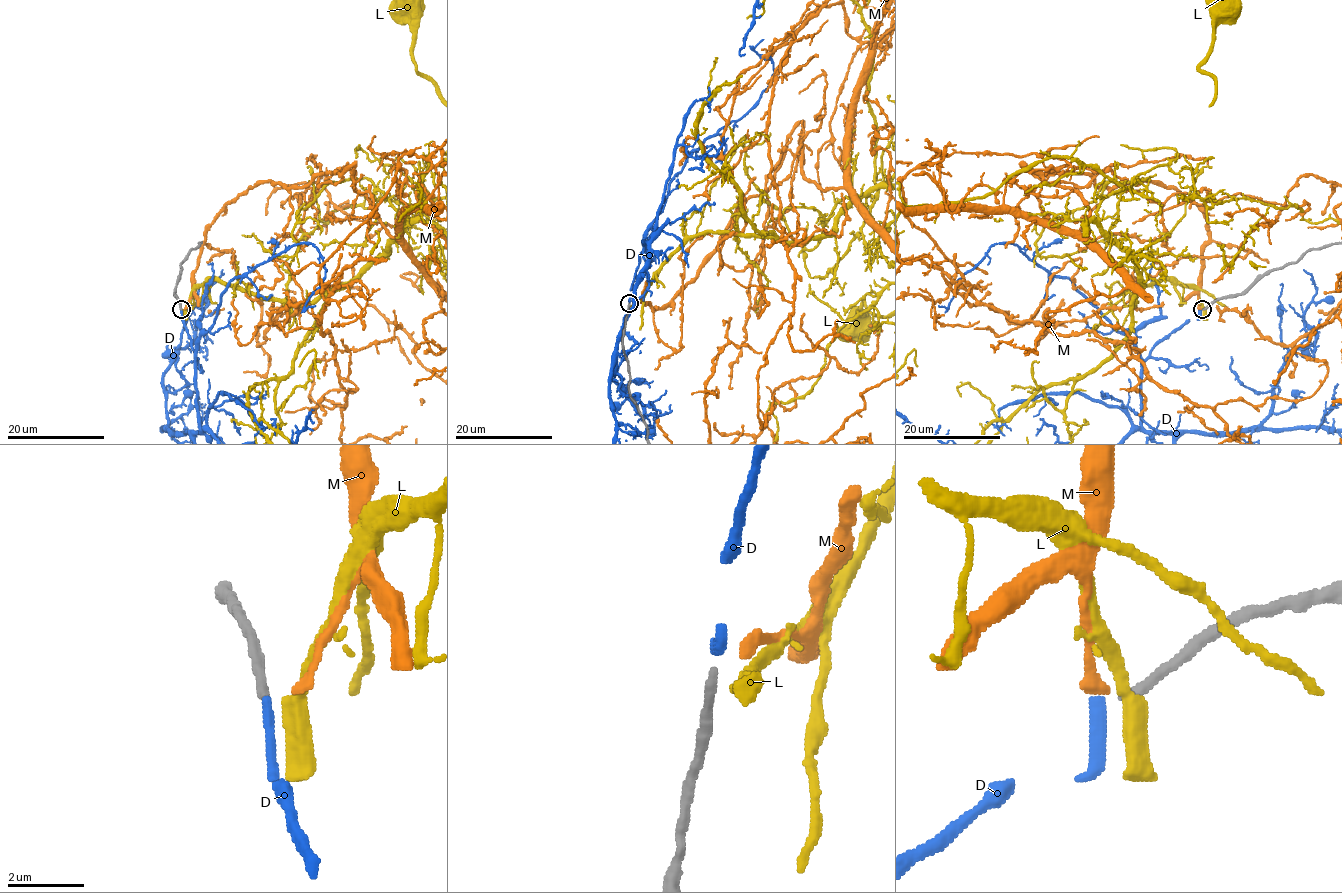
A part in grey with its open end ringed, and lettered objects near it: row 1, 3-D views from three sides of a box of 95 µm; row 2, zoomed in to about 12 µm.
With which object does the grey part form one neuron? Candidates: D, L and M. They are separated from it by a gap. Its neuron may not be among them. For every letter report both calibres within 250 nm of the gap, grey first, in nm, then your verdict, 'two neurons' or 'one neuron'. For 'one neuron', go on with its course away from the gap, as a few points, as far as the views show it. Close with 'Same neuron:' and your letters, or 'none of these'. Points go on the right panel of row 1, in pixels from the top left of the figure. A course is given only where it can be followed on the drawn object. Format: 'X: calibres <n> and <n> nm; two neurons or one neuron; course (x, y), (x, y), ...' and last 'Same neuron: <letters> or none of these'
D: calibres 240 and 320 nm; one neuron
L: calibres 240 and 400 nm; two neurons
M: calibres 240 and 300 nm; two neurons
Same neuron: D

